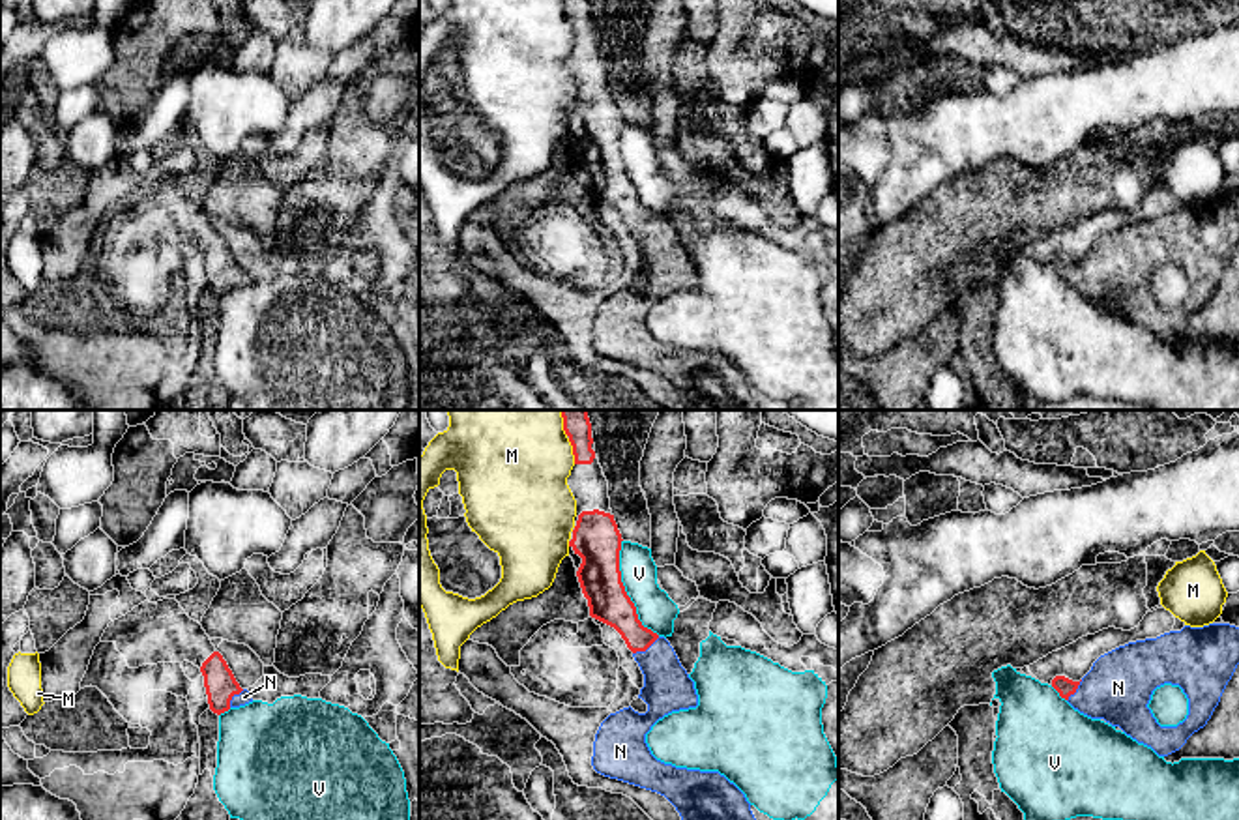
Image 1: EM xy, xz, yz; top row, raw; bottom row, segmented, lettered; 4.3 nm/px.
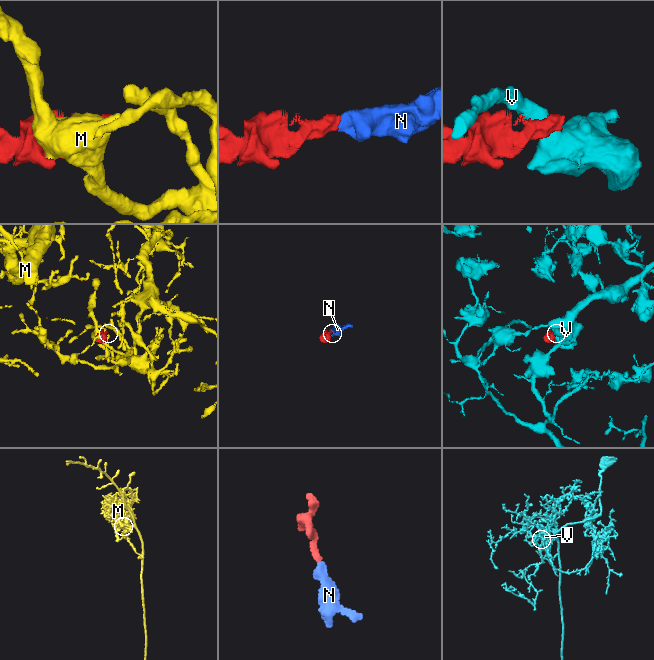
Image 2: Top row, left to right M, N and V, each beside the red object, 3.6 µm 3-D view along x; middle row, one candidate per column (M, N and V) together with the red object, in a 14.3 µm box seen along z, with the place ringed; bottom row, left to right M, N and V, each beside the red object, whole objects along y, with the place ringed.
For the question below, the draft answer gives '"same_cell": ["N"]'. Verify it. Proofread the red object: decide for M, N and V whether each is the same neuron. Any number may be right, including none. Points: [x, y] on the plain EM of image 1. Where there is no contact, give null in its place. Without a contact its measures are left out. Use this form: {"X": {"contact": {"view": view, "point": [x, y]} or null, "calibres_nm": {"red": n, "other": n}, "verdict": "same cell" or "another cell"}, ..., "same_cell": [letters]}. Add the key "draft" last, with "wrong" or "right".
{"M": {"contact": {"view": "xz", "point": [573, 32]}, "calibres_nm": {"red": 110, "other": 420}, "verdict": "another cell"}, "N": {"contact": {"view": "xz", "point": [646, 229]}, "calibres_nm": {"red": 170, "other": 200}, "verdict": "same cell"}, "V": {"contact": {"view": "xz", "point": [624, 171]}, "calibres_nm": {"red": 200, "other": 160}, "verdict": "another cell"}, "same_cell": ["N"], "draft": "right"}

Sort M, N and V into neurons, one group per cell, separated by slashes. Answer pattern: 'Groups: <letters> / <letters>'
Groups: M / N / V

